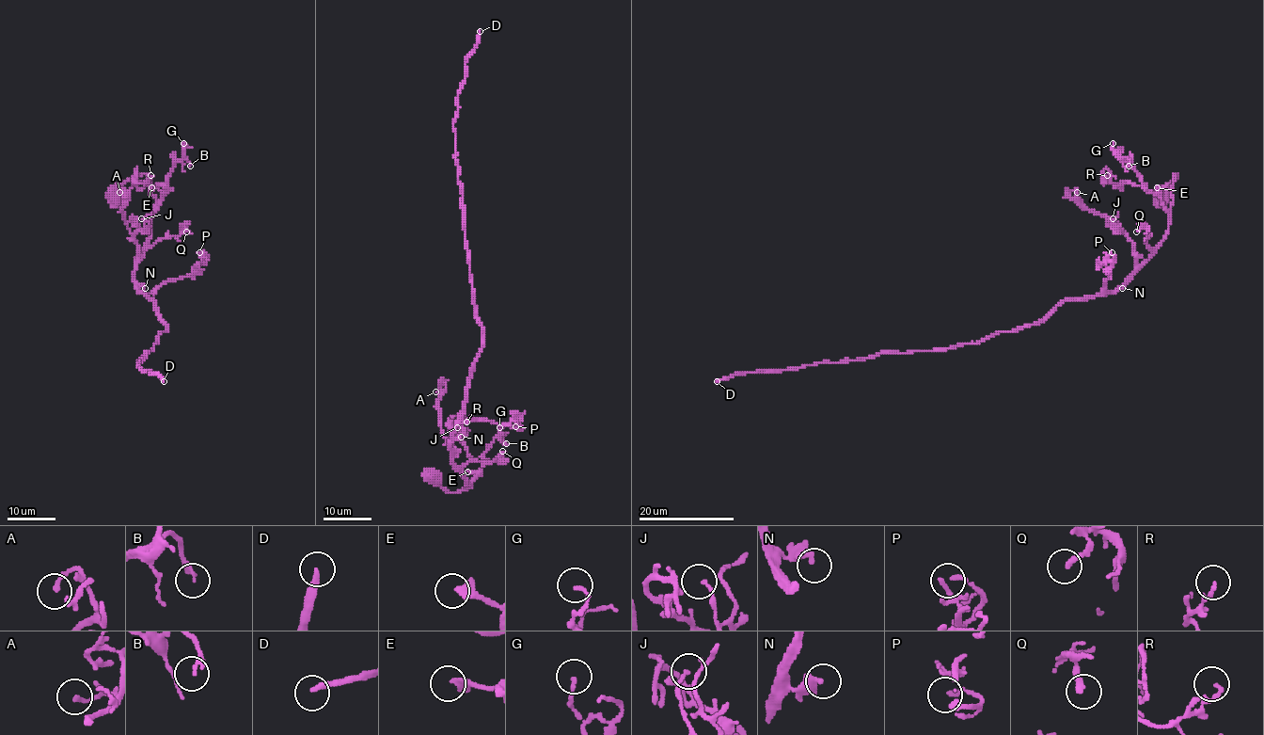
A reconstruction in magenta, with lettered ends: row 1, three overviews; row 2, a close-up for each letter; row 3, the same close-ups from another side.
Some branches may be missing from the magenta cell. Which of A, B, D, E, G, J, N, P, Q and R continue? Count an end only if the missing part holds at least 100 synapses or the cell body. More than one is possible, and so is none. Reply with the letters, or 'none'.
D

